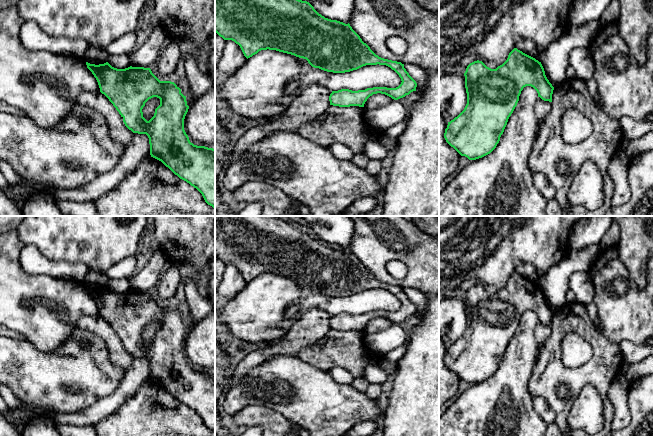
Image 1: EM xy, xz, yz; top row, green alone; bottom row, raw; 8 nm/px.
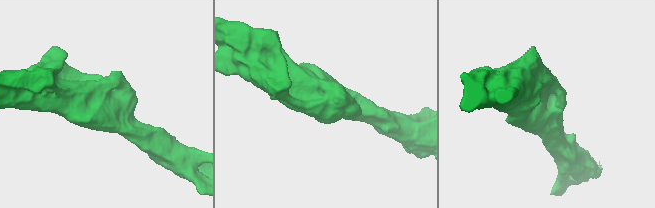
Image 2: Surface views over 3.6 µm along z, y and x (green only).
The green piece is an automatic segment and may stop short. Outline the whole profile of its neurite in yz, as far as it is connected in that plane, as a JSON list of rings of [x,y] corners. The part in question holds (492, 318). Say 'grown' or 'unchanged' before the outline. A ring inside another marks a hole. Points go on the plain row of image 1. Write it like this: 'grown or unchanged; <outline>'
unchanged; [[[517,272],[496,293],[491,293],[477,284],[467,290],[464,300],[467,328],[457,341],[448,346],[444,362],[461,380],[469,384],[482,382],[496,372],[524,311],[533,311],[538,321],[552,326],[554,311],[547,303],[541,286]]]

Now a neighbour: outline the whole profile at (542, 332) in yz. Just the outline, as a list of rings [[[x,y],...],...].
[[[540,321],[537,322],[535,328],[535,340],[538,348],[540,348],[545,343],[550,333],[551,333],[551,326],[544,325]]]

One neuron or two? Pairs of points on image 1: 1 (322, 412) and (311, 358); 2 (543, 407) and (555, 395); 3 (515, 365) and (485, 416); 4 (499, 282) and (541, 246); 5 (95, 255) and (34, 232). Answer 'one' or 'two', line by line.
1: two
2: two
3: one
4: one
5: one

